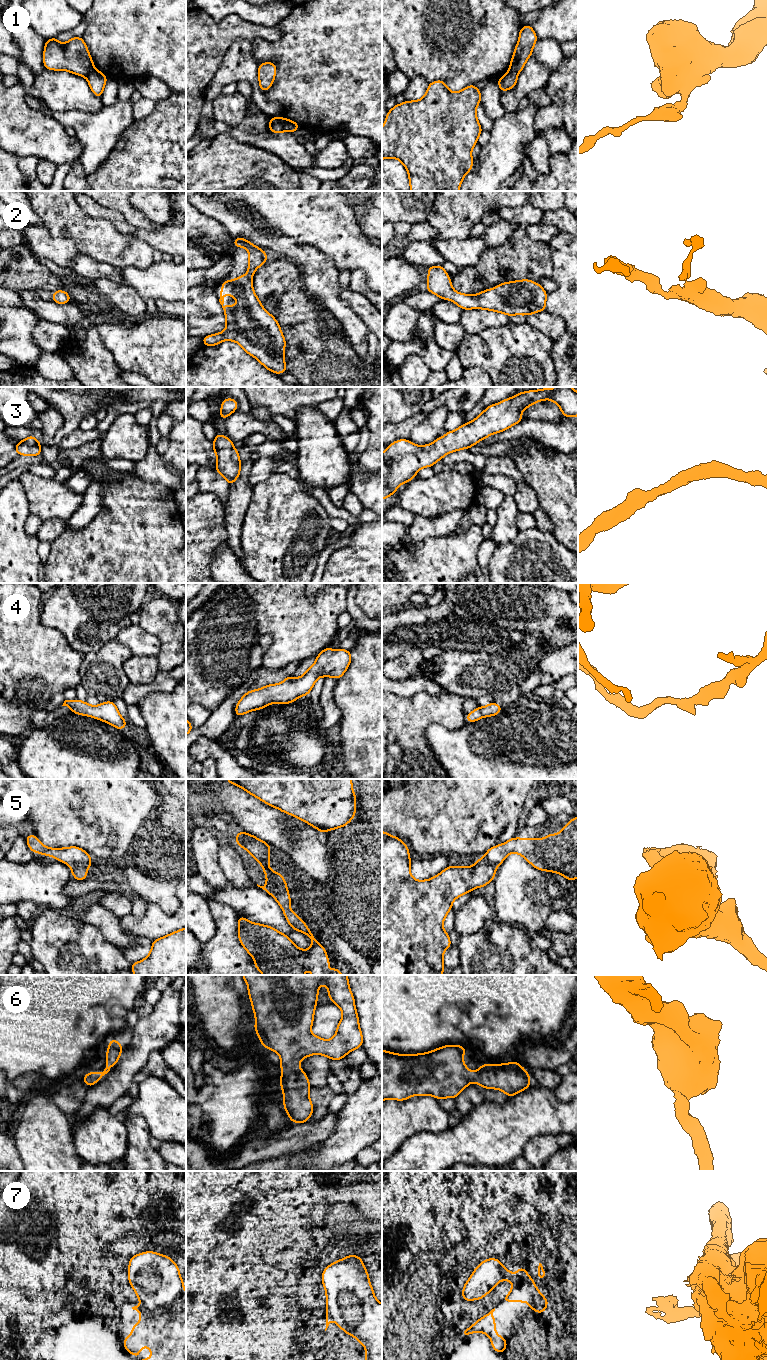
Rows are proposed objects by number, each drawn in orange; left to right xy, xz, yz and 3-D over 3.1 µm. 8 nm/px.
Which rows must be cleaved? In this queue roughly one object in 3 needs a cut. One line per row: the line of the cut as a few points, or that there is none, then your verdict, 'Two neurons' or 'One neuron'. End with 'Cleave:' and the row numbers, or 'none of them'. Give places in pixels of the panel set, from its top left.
1: Split along xz (280, 117), (286, 130). Two neurons
2: No split. One neuron
3: No split. One neuron
4: No split. One neuron
5: Split along xz (285, 884), (276, 888), (266, 886). Two neurons
6: No split. One neuron
7: Split along xy (182, 1280), (180, 1292), (169, 1304), (151, 1311), (141, 1306). Two neurons
Cleave: 1, 5, 7

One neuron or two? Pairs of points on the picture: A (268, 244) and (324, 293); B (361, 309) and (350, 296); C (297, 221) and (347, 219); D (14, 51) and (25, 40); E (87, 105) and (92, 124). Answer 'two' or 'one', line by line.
A: one
B: one
C: one
D: two
E: two

